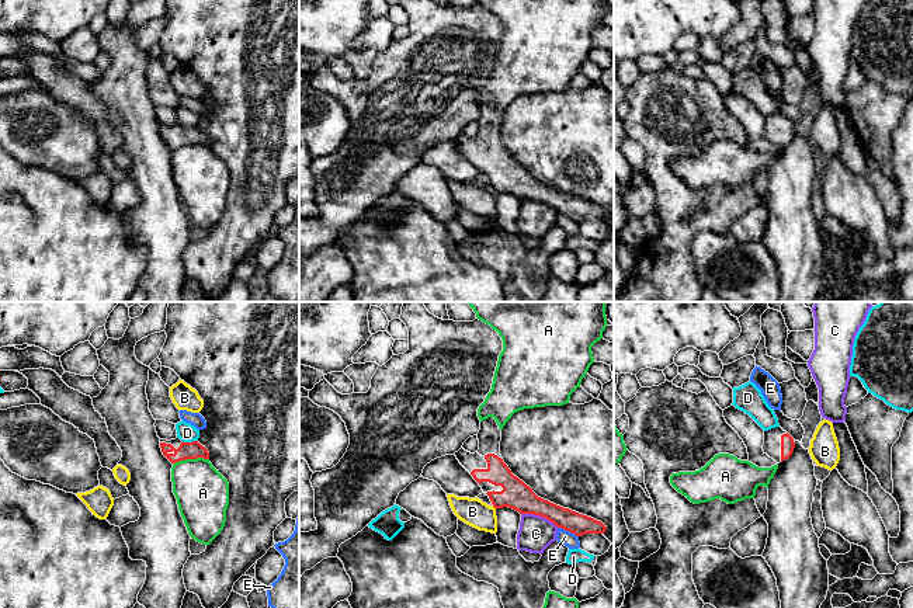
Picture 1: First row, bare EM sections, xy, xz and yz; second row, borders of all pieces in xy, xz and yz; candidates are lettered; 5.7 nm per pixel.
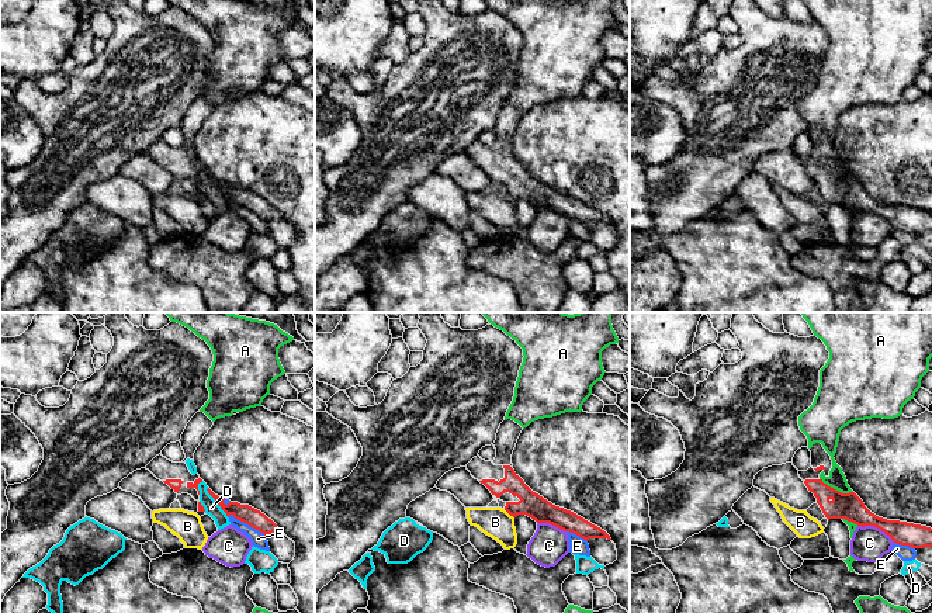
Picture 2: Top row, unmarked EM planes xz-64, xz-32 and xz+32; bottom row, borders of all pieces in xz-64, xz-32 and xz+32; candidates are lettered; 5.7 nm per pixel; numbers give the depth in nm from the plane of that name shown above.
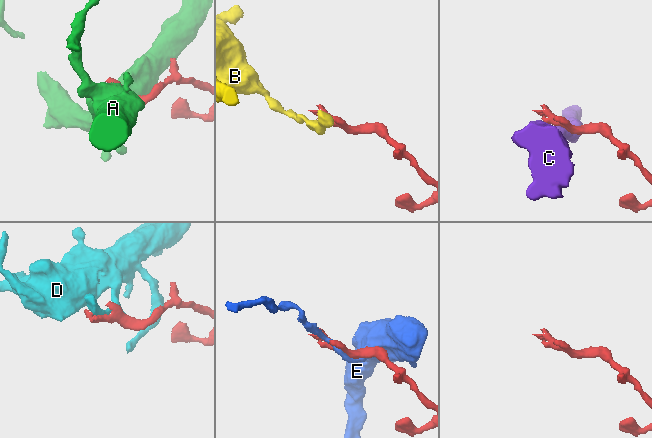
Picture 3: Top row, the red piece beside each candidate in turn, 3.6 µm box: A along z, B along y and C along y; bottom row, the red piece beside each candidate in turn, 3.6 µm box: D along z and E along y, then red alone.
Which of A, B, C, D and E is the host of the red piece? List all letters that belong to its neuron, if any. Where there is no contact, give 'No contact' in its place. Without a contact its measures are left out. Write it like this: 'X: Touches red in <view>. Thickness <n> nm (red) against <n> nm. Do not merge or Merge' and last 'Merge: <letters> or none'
A: Touches red in xy. Thickness 100 nm (red) against 300 nm. Do not merge
B: No contact. Do not merge
C: Touches red in xz. Thickness 170 nm (red) against 200 nm. Do not merge
D: Touches red in xy. Thickness 100 nm (red) against 110 nm. Do not merge
E: Touches red in xz. Thickness 120 nm (red) against 90 nm. Do not merge
Merge: none

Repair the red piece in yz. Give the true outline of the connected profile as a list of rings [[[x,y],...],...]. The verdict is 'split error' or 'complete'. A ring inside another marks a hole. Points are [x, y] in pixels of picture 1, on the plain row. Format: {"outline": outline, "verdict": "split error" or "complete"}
{"outline": [[[781,112],[764,117],[763,136],[777,149],[788,145],[795,133],[795,125]]], "verdict": "split error"}

